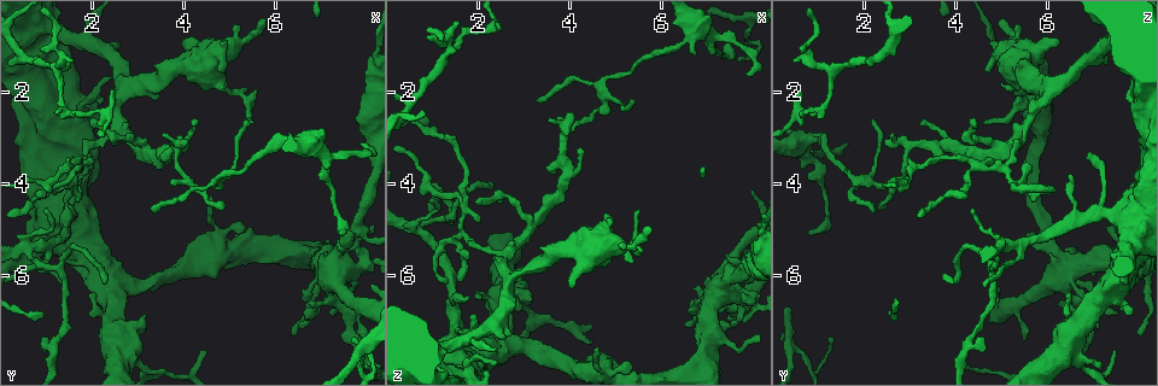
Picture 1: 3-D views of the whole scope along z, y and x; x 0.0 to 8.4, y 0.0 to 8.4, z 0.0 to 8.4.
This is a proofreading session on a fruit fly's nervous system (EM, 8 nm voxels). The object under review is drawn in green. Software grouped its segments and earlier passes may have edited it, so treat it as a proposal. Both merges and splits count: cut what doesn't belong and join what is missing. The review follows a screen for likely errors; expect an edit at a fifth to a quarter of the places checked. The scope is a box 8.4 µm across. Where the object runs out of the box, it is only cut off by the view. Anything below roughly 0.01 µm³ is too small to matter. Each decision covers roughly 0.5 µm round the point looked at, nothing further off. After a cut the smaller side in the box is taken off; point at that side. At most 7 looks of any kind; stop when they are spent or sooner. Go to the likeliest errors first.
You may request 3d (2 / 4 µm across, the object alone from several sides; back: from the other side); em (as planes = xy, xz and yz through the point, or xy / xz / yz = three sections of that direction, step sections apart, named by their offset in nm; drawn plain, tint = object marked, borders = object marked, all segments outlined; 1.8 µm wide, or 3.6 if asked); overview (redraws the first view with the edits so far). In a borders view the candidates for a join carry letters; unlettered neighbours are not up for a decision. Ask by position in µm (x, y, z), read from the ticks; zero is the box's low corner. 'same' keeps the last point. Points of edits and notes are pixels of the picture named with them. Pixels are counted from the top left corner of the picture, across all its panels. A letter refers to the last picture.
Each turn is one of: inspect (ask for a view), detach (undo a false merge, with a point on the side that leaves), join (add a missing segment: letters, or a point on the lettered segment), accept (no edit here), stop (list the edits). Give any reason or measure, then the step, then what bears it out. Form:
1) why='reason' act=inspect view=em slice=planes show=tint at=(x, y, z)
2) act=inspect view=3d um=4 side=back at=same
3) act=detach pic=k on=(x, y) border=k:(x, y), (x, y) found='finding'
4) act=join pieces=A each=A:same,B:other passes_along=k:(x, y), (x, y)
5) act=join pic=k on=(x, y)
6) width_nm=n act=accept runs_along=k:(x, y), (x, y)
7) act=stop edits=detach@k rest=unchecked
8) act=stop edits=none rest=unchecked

why='arms part here' act=inspect view=3d um=4 side=back at=(0.65, 5.40, 4.95)

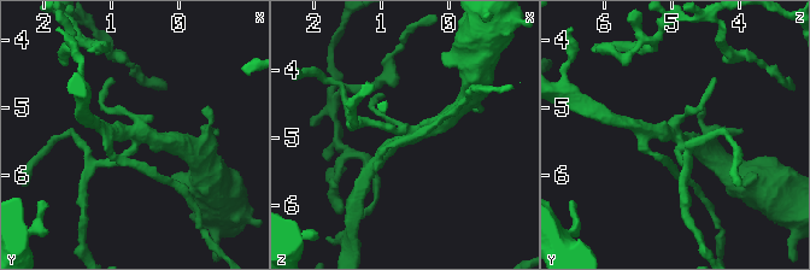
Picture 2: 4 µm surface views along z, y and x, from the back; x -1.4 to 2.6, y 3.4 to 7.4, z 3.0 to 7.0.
act=inspect view=em slice=planes show=tint at=(0.60, 5.40, 5.00)

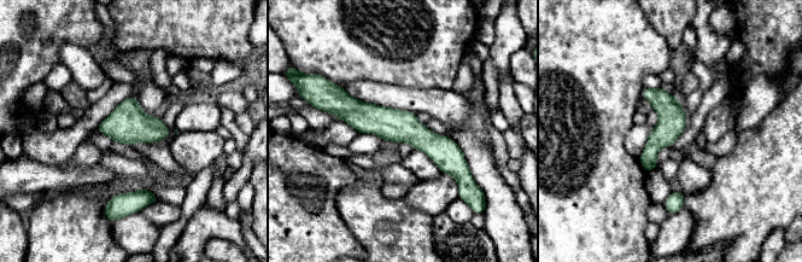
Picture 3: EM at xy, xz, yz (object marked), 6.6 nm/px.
why='what lies round it' act=inspect view=em slice=planes show=borders at=same

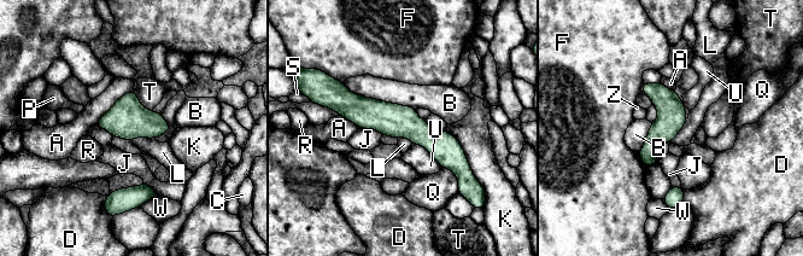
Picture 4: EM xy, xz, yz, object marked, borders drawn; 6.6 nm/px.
act=accept each=A:other,B:other,C:other,D:other,F:other,J:other,K:other,L:other,P:other,Q:other,R:other,S:other,T:other,U:other,W:other,Z:other runs_along=4:(335, 104), (403, 121), (466, 164) found='continuous, no second cell'

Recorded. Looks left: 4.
act=inspect view=em slice=planes show=borders at=(7.90, 3.20, 1.60)

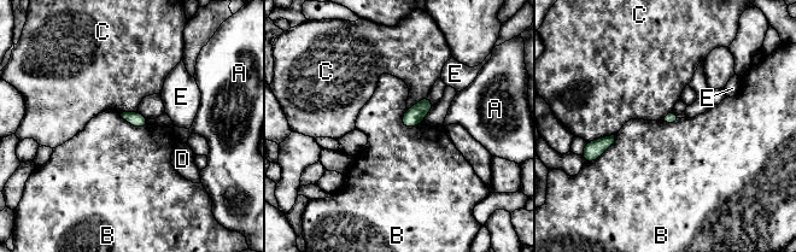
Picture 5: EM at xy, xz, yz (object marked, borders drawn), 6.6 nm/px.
width_nm=80 longest_contact=C:190nm act=accept each=A:other,B:other,C:other,D:other,E:other found='none of them fits'

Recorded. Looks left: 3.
why='sudden change in width' act=inspect view=3d um=2 at=(7.75, 5.00, 5.95)

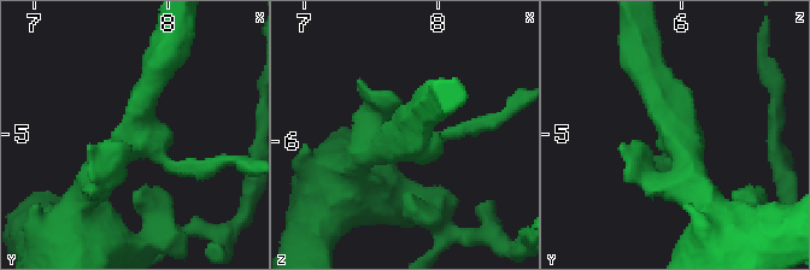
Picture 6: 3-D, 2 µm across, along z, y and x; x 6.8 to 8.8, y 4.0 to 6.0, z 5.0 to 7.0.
why='need the tissue' act=inspect view=em slice=planes show=borders at=(7.74, 5.02, 6.00)

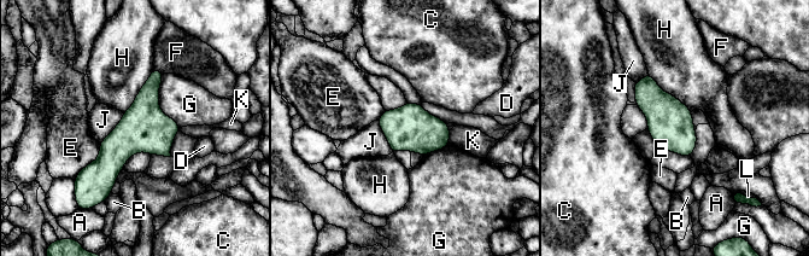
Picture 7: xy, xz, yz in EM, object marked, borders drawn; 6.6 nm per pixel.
width_nm=300 longest_contact=G:380nm act=accept each=A:other,B:other,C:other,D:other,E:other,F:other,G:other,H:other,J:other,K:other,L:other found='all the same cell'

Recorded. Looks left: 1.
act=stop edits=none rest=unchecked

